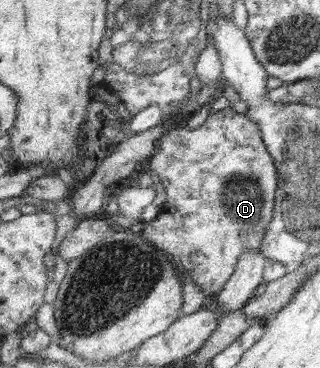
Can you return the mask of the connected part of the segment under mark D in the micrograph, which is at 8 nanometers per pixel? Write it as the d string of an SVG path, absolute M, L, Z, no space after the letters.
M225 108L213 113L200 127L171 128L158 140L157 150L149 163L150 169L158 174L167 199L159 207L158 216L144 225L141 231L143 238L171 255L179 271L187 269L193 283L199 285L206 296L217 298L238 269L243 252L262 249L267 226L274 220L280 177L275 158L262 139L260 126L244 113Z

